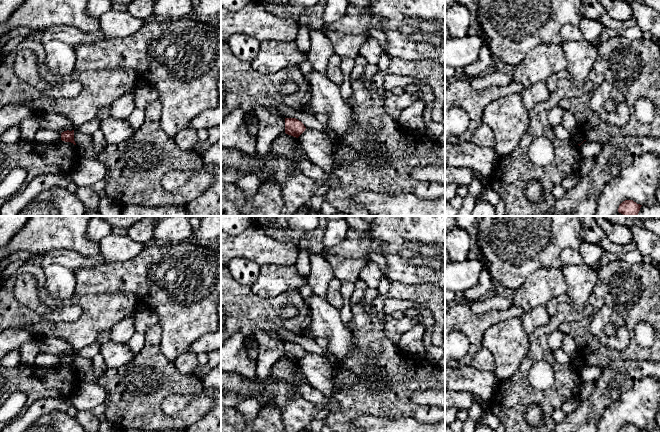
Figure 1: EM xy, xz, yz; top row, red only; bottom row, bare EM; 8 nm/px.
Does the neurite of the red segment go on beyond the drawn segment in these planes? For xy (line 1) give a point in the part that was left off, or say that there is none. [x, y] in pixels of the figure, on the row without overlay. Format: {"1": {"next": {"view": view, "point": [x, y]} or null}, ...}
{"1": {"next": null}}

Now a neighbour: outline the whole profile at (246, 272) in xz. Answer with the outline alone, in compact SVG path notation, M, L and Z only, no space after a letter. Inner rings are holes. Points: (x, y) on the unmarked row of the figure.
M245 257L230 260L227 267L235 280L249 287L257 281L260 274L260 266Z

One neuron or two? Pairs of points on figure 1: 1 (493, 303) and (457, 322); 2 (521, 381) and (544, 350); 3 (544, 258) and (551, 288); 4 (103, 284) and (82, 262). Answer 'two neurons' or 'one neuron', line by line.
1: two neurons
2: one neuron
3: two neurons
4: two neurons

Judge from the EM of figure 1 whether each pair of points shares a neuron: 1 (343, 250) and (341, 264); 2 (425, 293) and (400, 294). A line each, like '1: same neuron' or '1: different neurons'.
1: different neurons
2: same neuron

